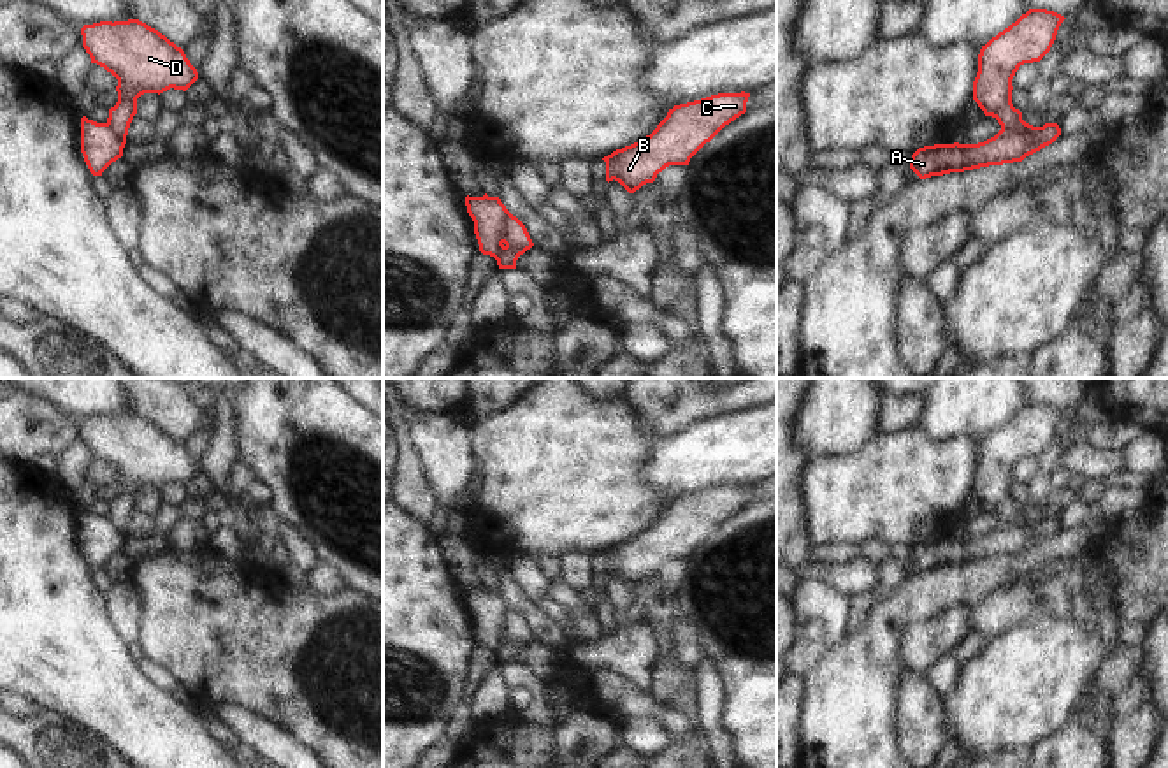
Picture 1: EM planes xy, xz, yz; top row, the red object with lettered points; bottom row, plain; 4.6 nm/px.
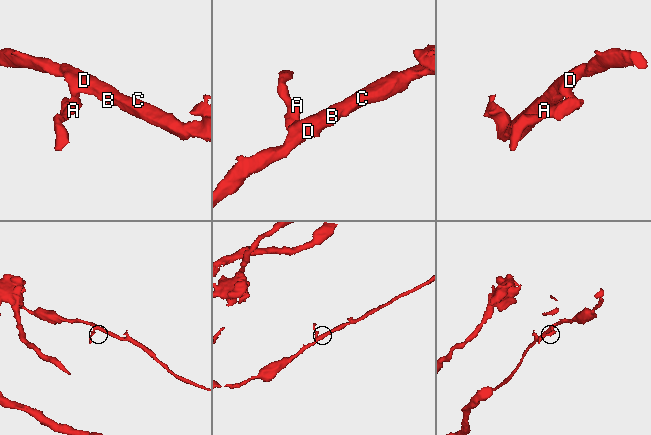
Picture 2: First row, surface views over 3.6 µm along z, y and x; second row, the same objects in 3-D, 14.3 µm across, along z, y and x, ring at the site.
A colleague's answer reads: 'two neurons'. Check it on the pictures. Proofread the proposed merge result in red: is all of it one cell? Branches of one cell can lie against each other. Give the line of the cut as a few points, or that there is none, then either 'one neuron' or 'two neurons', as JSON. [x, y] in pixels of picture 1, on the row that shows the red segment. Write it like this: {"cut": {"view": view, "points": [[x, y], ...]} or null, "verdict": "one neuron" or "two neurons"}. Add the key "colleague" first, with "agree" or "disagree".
{"colleague": "agree", "cut": {"view": "yz", "points": [[1002, 127], [1028, 132], [1040, 148]]}, "verdict": "two neurons"}

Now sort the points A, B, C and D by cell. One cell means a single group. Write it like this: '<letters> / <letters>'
A / B C D

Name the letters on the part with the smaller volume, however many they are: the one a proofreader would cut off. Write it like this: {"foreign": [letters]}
{"foreign": ["A"]}

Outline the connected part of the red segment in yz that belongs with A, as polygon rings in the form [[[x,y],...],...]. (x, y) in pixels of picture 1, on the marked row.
[[[1001,128],[994,137],[978,144],[934,144],[912,155],[910,169],[920,178],[964,172],[989,165],[1022,162],[1040,151],[1031,134]]]

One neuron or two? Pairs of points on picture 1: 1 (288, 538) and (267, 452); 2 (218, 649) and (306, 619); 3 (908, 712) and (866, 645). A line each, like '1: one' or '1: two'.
1: two
2: one
3: two

